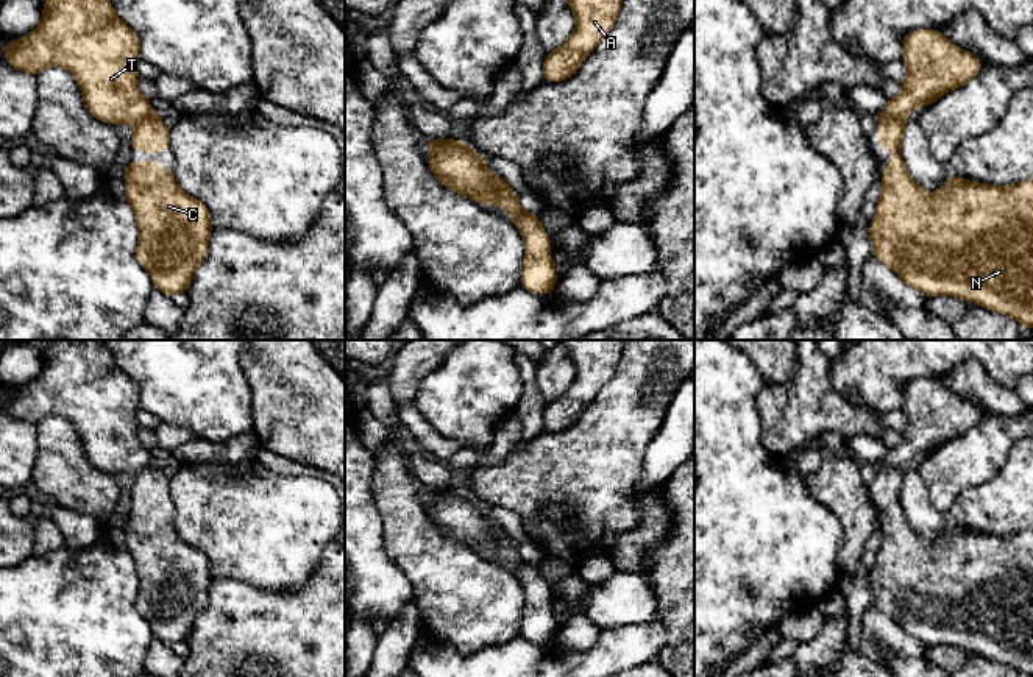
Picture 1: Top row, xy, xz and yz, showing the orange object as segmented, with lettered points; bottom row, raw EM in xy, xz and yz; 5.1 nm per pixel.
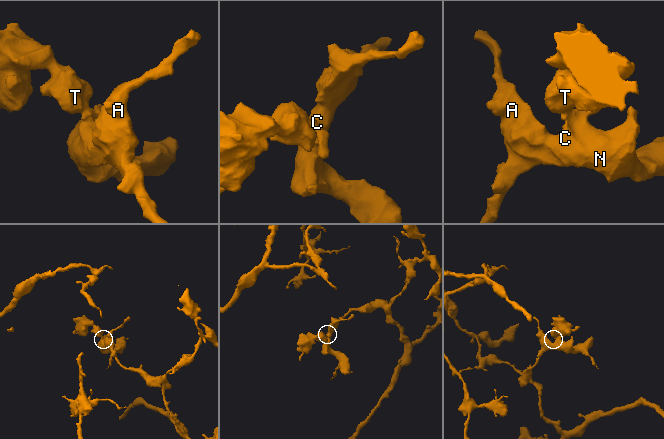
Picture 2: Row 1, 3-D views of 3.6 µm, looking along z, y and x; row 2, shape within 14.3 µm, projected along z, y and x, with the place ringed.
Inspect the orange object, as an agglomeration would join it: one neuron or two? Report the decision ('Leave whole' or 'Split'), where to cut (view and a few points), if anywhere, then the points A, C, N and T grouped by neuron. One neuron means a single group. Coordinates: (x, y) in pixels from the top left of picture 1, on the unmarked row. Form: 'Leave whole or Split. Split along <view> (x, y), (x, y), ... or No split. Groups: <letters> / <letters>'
Split. Split along xz (492, 524), (493, 551). Groups: A C N / T

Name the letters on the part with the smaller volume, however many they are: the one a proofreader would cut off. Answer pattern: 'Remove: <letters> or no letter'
Remove: T

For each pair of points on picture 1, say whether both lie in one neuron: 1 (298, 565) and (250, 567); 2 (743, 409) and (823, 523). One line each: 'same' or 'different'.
1: same
2: same

